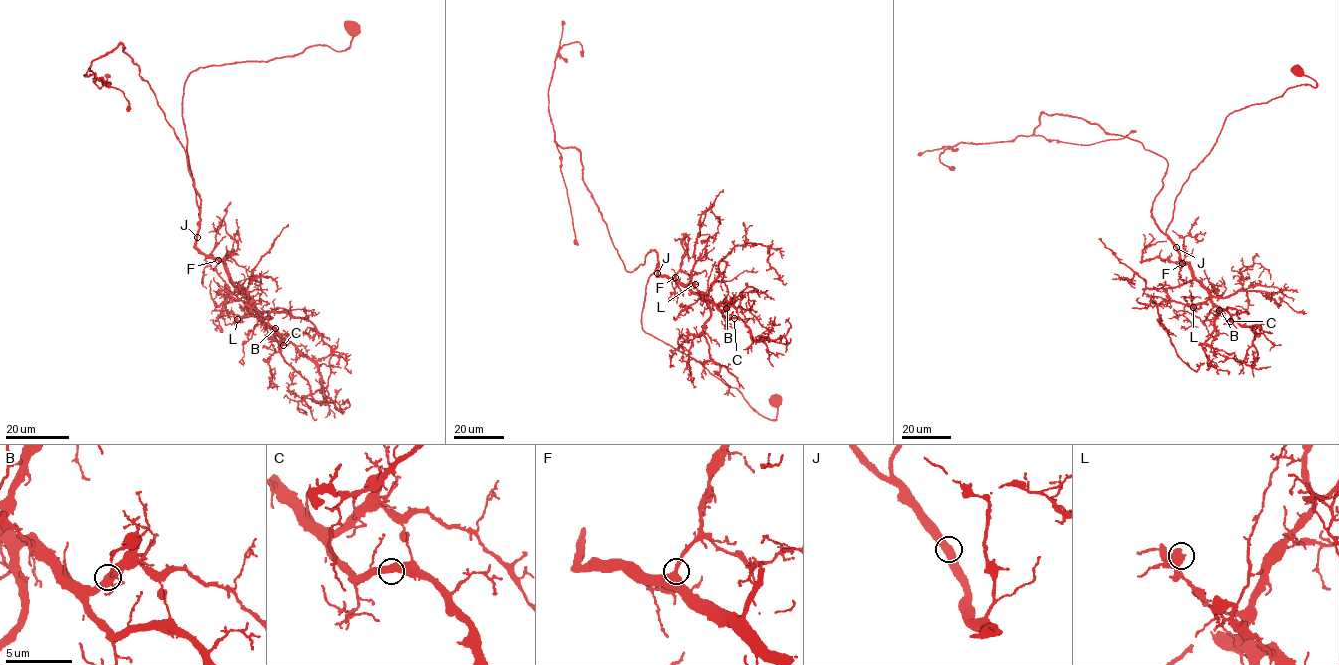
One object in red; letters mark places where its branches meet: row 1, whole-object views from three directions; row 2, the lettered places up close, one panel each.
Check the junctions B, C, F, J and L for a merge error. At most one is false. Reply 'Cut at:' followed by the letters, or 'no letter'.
Cut at: no letter

